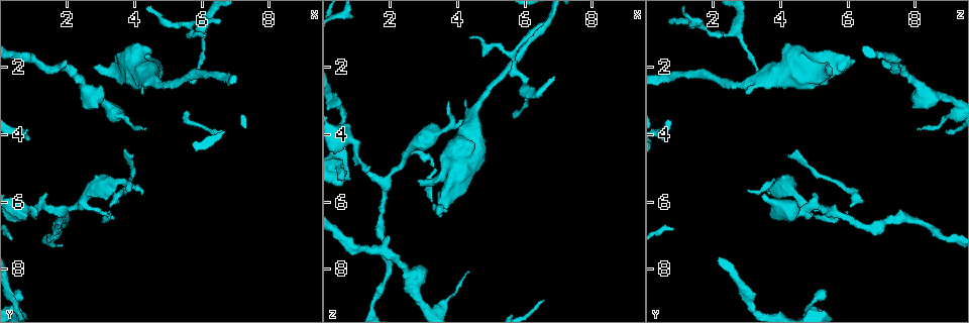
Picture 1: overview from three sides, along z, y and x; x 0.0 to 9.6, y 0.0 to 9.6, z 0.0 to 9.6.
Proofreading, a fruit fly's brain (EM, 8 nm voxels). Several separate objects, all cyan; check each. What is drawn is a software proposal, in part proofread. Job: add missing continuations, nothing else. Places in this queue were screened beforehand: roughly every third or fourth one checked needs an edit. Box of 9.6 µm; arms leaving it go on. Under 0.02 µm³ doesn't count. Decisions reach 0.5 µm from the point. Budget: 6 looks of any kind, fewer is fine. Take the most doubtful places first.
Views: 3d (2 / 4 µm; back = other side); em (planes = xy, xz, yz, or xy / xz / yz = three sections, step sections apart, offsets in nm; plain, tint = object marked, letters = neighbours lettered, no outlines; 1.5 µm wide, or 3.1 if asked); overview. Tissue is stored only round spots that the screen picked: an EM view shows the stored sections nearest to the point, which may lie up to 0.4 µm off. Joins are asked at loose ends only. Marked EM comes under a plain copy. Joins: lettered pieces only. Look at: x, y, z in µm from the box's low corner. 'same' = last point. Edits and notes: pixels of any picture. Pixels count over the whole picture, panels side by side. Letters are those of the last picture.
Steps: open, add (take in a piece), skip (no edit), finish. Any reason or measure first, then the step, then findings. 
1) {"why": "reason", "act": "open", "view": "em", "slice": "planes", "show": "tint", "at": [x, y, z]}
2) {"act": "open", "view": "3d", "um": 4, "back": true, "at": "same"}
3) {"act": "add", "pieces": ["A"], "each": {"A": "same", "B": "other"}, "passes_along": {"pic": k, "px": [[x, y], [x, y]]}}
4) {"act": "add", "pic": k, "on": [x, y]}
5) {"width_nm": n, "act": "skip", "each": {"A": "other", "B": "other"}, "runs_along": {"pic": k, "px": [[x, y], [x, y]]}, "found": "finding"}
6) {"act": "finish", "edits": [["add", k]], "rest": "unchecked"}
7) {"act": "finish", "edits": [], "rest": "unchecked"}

{"why": "free end", "act": "open", "view": "em", "slice": "xz", "step": 4, "show": "letters", "at": [4.25, 2.80, 2.95]}

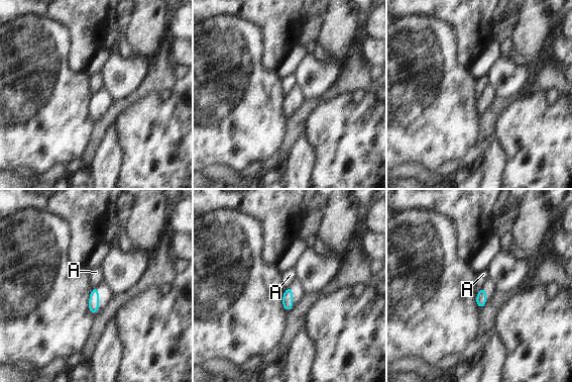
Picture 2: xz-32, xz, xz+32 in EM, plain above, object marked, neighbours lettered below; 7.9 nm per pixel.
{"act": "skip", "each": {"A": "other"}, "border": {"pic": 2, "px": [[290, 285], [286, 289]]}, "found": "none of them fits"}

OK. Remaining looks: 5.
{"act": "open", "view": "3d", "um": 2, "at": [2.05, 1.80, 7.10]}

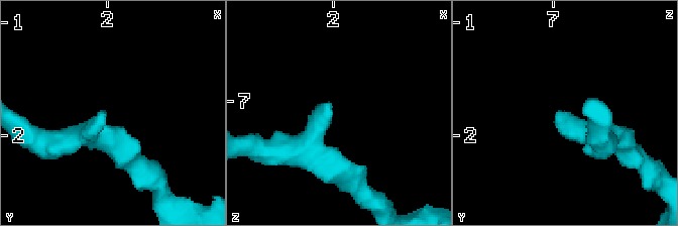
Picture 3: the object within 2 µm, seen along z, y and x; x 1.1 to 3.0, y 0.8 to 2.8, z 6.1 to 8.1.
{"arm_widths_nm": [220, 220], "why": "need the tissue", "act": "open", "view": "em", "slice": "planes", "show": "letters", "at": [2.00, 1.80, 7.04]}

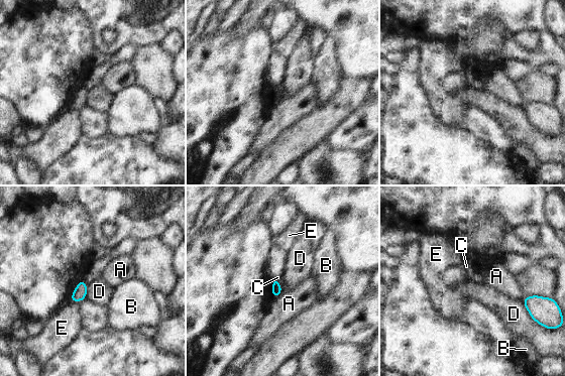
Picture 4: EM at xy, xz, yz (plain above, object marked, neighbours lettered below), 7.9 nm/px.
{"longest_contact_nm": ["D", 220], "act": "skip", "each": {"A": "other", "B": "other", "C": "other", "D": "other", "E": "other"}, "found": "none of them fits"}

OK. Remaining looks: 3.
{"why": "an open end", "act": "open", "view": "em", "slice": "planes", "show": "tint", "at": [3.65, 1.80, 6.20]}

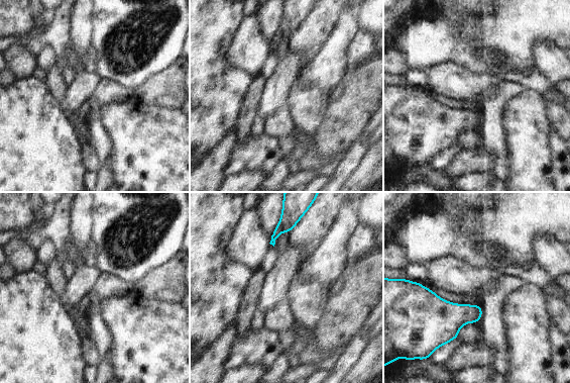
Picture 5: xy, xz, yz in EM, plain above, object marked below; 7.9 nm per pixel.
{"act": "open", "view": "em", "slice": "planes", "show": "letters", "at": "same"}

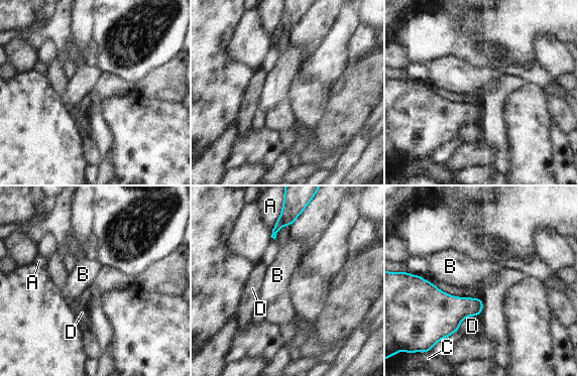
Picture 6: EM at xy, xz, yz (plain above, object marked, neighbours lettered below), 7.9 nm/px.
{"act": "skip", "each": {"A": "other", "B": "other", "C": "other", "D": "other"}, "border": {"pic": 6, "px": [[478, 316], [466, 317], [458, 330]]}, "found": "none of them fits"}

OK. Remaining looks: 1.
{"act": "finish", "edits": [], "rest": "unchecked"}

